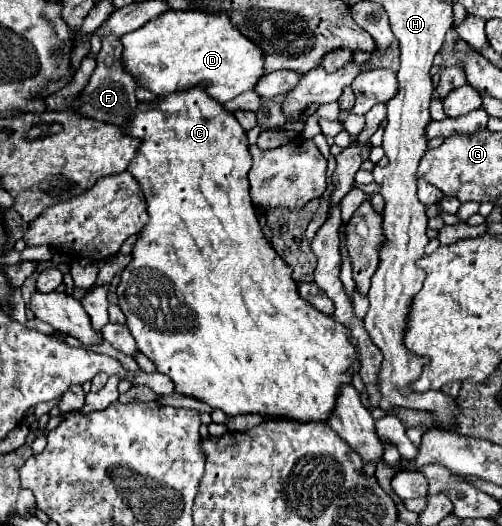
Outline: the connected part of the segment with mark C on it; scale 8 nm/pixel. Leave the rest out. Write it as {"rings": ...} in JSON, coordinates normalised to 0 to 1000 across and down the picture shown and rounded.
{"rings":[[[375,171],[375,179],[343,179],[343,186],[315,186],[307,194],[307,213],[283,213],[295,202],[303,198],[279,194],[279,202],[271,205],[271,217],[251,240],[251,251],[283,266],[275,300],[259,308],[255,327],[275,342],[287,365],[299,418],[275,445],[275,456],[263,475],[263,498],[247,510],[239,544],[231,551],[235,582],[243,586],[251,601],[251,620],[259,635],[267,639],[275,665],[307,688],[319,711],[331,711],[343,719],[351,745],[402,760],[418,768],[422,776],[446,779],[458,791],[538,787],[538,791],[594,798],[594,802],[618,802],[618,798],[645,802],[653,787],[661,783],[677,734],[697,726],[701,711],[713,707],[717,700],[713,665],[697,643],[693,624],[673,616],[661,601],[645,601],[641,593],[629,593],[625,582],[618,582],[614,574],[606,574],[606,567],[598,567],[590,536],[582,532],[582,510],[530,460],[518,437],[514,414],[510,414],[506,388],[498,380],[498,361],[494,361],[494,323],[502,316],[502,297],[494,289],[494,262],[490,262],[486,243],[474,236],[466,217],[446,209],[442,198],[422,194],[422,186],[406,179],[406,171]]]}

